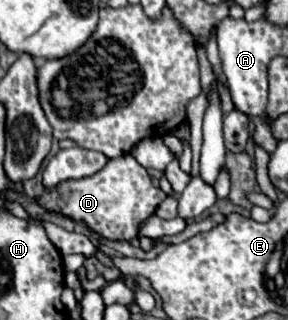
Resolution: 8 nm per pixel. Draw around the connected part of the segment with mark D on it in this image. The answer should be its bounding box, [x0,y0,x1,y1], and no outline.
[37,154,165,242]

